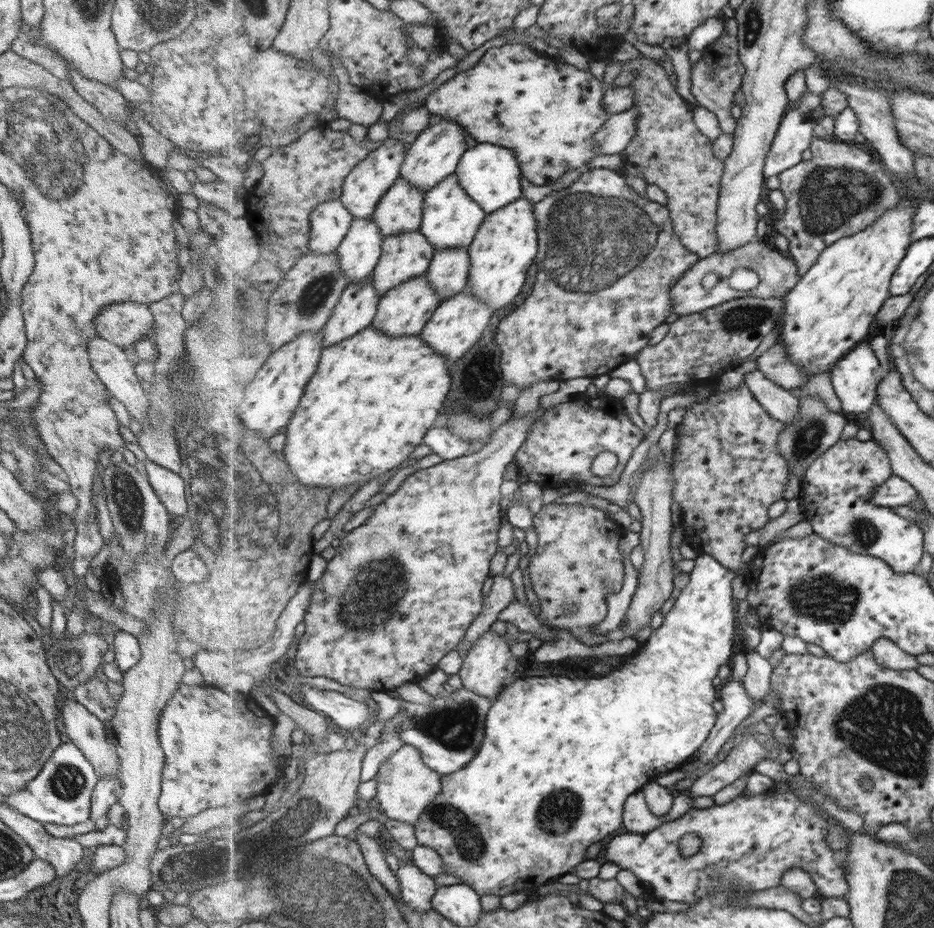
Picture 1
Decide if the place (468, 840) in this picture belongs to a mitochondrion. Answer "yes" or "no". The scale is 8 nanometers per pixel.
yes

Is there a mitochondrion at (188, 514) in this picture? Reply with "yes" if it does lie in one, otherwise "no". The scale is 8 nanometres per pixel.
no

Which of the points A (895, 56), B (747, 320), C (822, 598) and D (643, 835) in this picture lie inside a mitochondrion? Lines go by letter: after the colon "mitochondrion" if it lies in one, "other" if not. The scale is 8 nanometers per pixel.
A: other
B: mitochondrion
C: mitochondrion
D: other

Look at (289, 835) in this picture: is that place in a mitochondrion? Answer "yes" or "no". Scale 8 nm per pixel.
yes

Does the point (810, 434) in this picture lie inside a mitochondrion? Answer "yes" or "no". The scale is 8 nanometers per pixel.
yes

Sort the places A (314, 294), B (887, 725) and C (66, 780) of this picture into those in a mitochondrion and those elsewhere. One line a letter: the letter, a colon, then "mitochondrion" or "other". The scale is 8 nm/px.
A: mitochondrion
B: mitochondrion
C: mitochondrion

